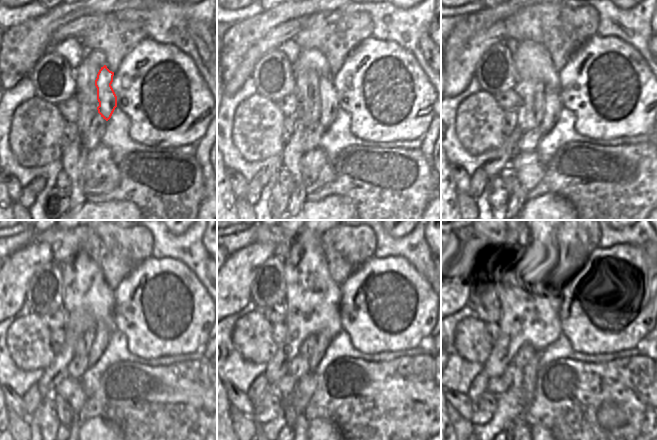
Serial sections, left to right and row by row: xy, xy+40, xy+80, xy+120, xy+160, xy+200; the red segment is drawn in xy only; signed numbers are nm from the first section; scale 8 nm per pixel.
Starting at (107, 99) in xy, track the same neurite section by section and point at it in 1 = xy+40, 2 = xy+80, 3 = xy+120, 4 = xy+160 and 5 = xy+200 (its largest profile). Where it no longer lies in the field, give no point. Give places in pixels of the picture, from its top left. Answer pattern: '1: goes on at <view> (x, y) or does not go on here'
1: goes on at xy+40 (329, 104)
2: goes on at xy+80 (553, 105)
3: goes on at xy+120 (103, 334)
4: goes on at xy+160 (322, 344)
5: goes on at xy+200 (530, 370)

